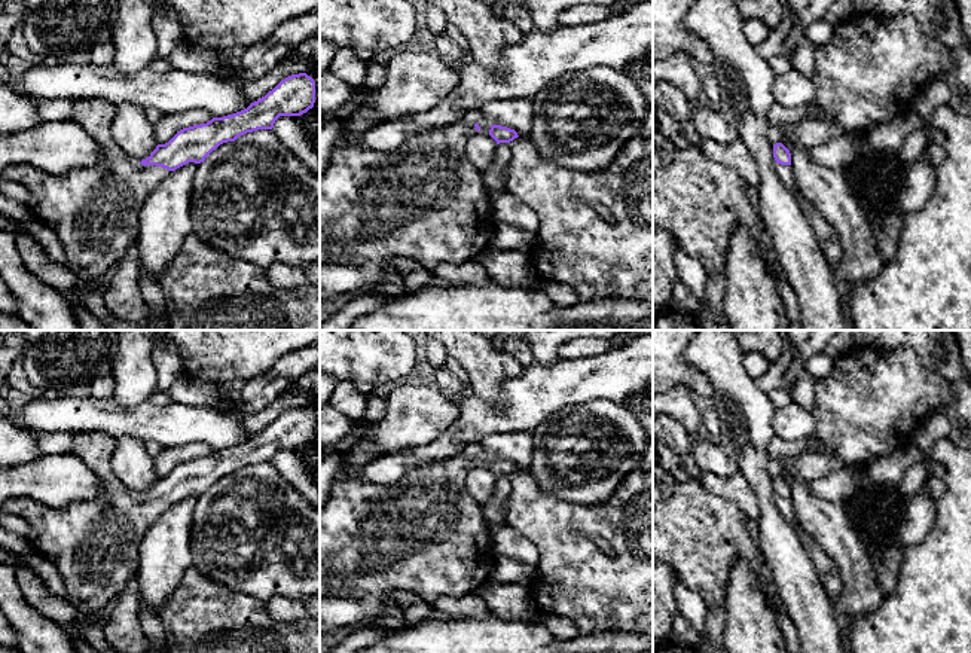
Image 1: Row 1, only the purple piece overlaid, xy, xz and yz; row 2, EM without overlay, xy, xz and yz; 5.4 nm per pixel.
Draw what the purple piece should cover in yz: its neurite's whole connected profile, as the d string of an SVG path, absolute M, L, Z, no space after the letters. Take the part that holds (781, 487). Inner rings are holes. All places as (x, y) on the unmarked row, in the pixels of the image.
M782 476L773 477L773 491L778 497L776 506L781 515L796 530L804 550L807 552L815 567L815 571L822 585L822 589L825 591L827 596L831 601L833 598L839 596L843 589L833 559L824 552L824 549L812 537L803 533L803 528L799 525L796 513L794 513L794 507L791 501L791 486Z

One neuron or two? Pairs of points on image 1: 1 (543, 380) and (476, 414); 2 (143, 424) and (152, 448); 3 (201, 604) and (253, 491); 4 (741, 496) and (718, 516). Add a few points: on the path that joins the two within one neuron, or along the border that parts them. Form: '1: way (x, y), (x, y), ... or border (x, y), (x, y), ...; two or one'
1: way (531, 397), (509, 420), (494, 418); one
2: border (144, 441), (156, 441), (162, 446); two
3: border (192, 565), (214, 582), (243, 594); two
4: border (702, 484), (711, 493), (730, 500), (748, 518); two

